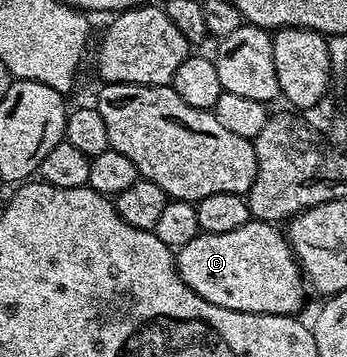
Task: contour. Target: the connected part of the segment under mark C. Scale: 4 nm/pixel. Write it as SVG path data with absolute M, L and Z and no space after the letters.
M250 219L243 226L239 226L239 230L231 230L231 234L207 234L201 232L195 238L191 238L191 242L187 242L187 246L176 249L175 259L177 262L177 272L183 278L183 282L187 282L187 286L191 286L191 290L195 290L197 296L203 297L207 302L211 302L215 306L223 306L227 310L235 310L236 312L250 312L251 314L259 314L260 316L292 316L300 313L300 308L305 304L305 288L307 292L307 280L303 275L303 270L297 262L296 256L293 254L293 248L290 247L286 233L281 232L276 223L268 220Z

